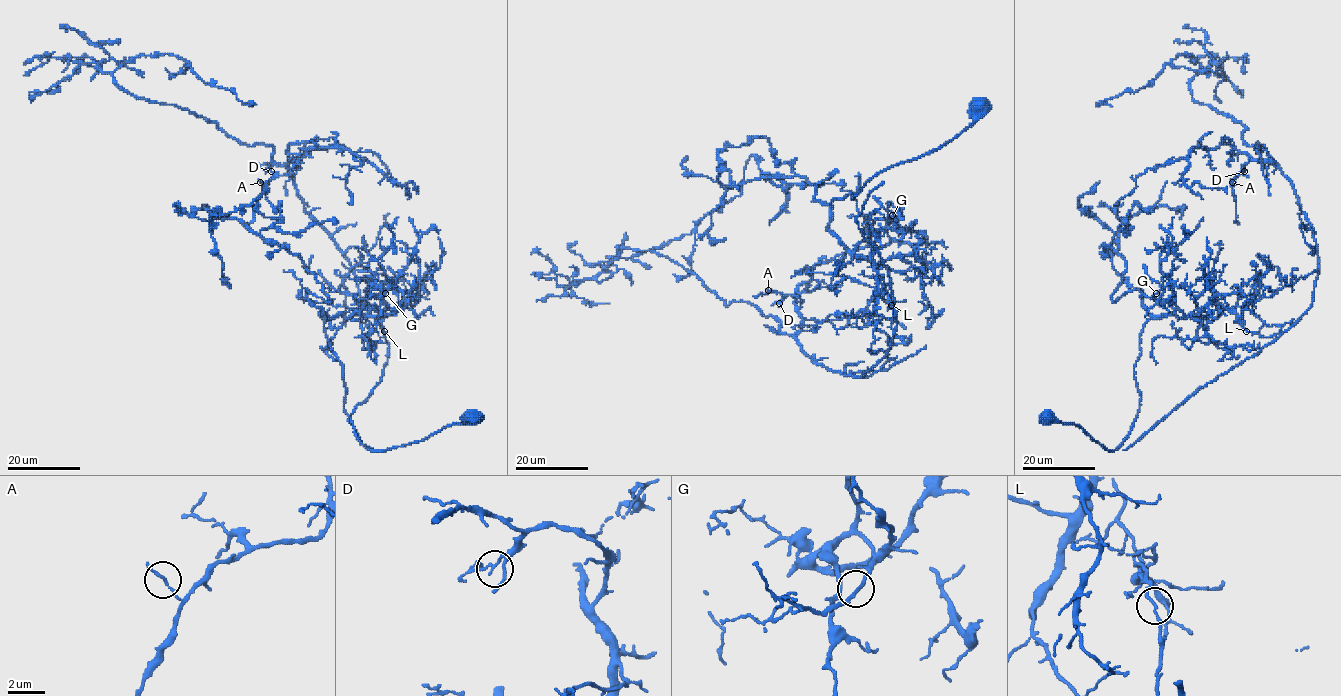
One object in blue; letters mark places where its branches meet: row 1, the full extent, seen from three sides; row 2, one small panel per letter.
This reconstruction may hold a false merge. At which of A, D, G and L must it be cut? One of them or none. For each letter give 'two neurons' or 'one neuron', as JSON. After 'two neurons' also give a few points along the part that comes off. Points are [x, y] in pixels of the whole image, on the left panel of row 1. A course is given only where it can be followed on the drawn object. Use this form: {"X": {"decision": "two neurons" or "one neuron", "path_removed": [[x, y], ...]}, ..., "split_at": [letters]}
{"A": {"decision": "one neuron"}, "D": {"decision": "one neuron"}, "G": {"decision": "one neuron"}, "L": {"decision": "two neurons", "path_removed": [[384, 331], [272, 147], [248, 146], [188, 110], [135, 98], [112, 73], [142, 55], [173, 54], [253, 106]]}, "split_at": ["L"]}

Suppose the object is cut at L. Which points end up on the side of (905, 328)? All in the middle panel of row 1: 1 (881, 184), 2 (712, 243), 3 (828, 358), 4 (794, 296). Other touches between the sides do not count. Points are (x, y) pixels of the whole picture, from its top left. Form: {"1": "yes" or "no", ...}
{"1": "yes", "2": "no", "3": "yes", "4": "yes"}

